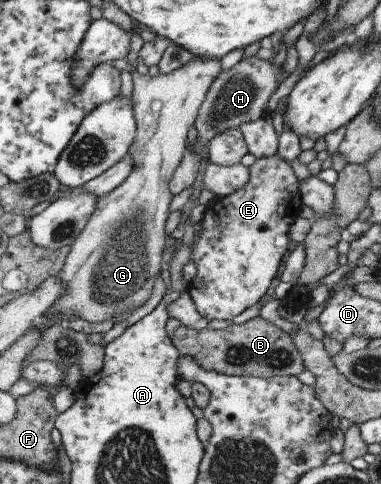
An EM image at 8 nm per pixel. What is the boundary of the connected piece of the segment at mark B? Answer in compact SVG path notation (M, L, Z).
M261 316L250 319L246 323L233 324L217 330L209 327L197 330L182 324L175 330L172 337L182 356L195 356L195 360L203 368L229 376L273 378L278 374L298 376L307 370L290 335Z

